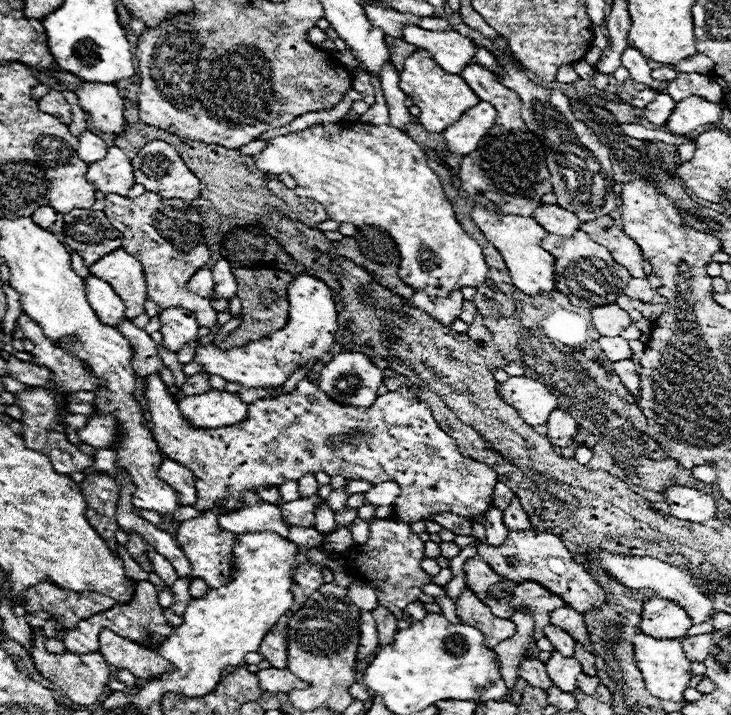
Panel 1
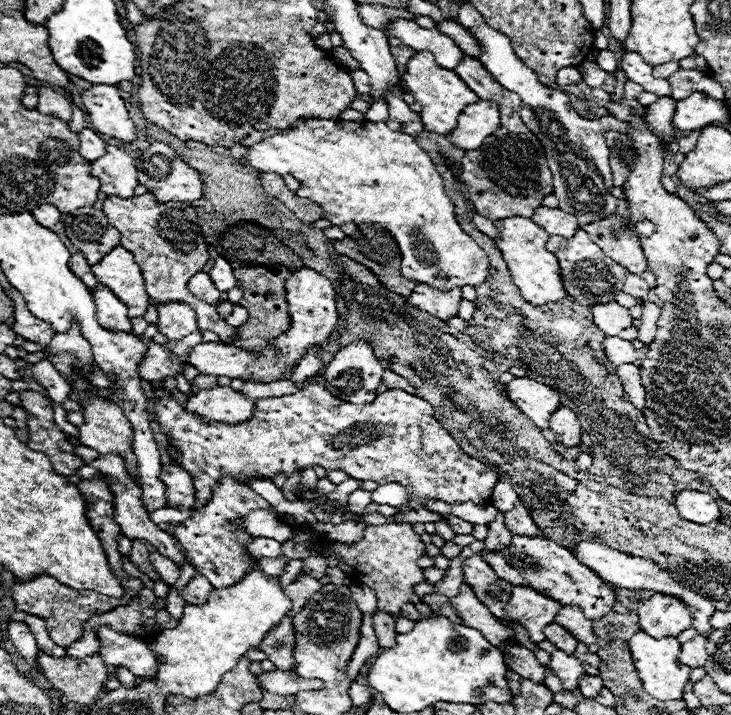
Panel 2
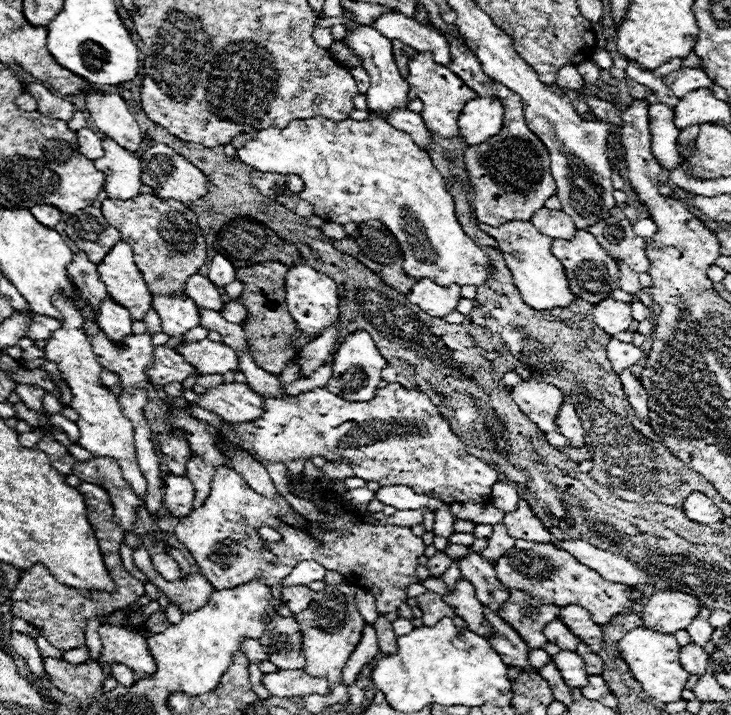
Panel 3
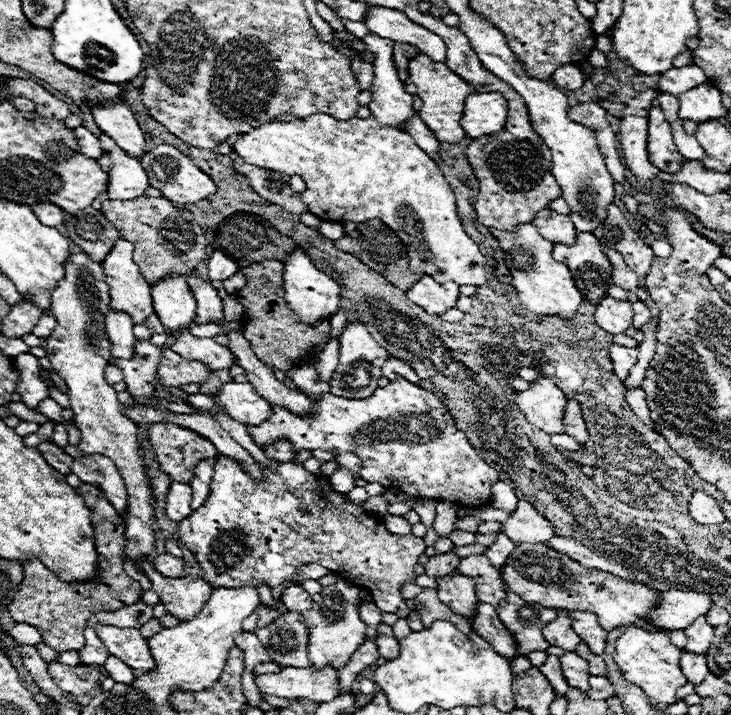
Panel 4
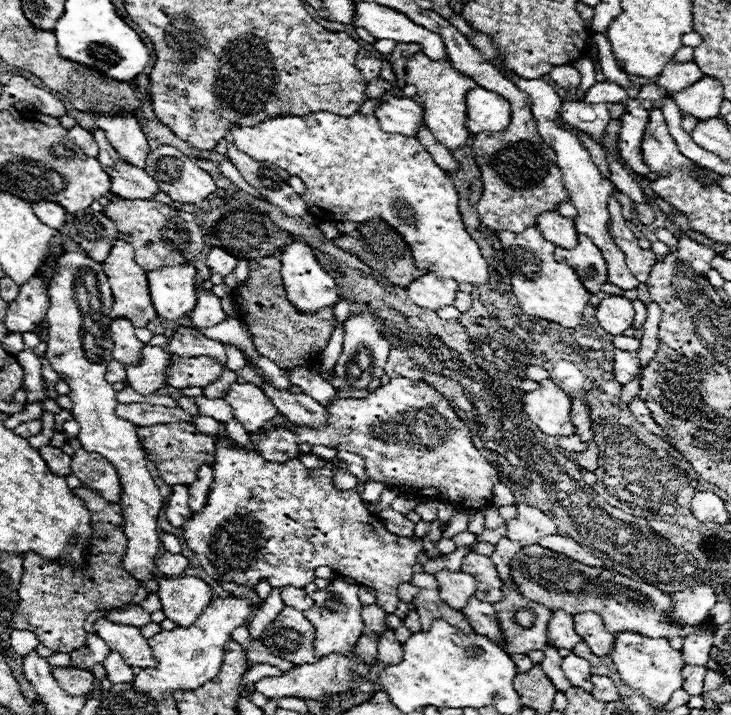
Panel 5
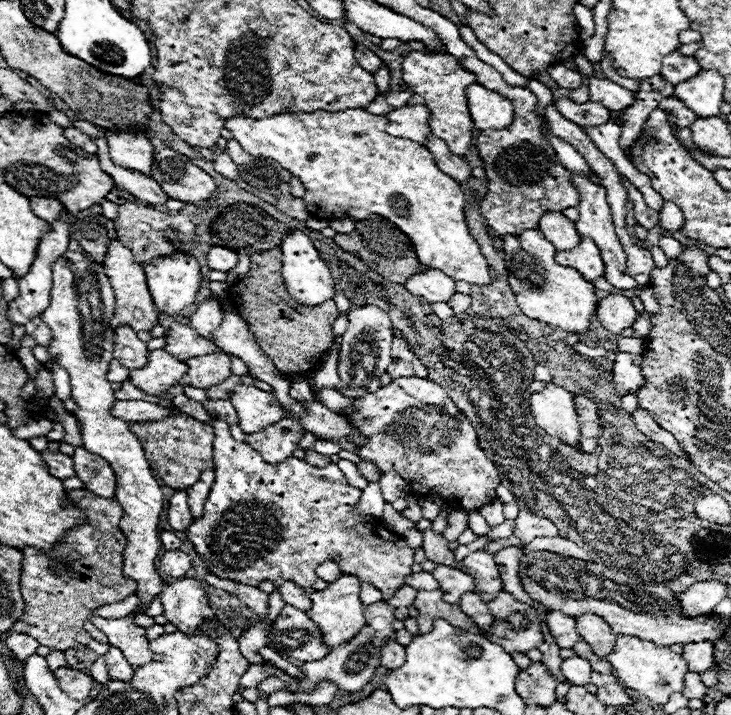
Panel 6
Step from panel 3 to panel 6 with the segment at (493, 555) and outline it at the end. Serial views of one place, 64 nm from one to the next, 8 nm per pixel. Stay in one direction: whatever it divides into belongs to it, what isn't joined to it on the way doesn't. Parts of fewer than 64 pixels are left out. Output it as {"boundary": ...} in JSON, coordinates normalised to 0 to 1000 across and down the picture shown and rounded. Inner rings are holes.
{"boundary":[[[692,764],[687,769],[681,769],[676,775],[676,783],[681,783],[681,794],[687,800],[687,814],[689,814],[689,825],[703,831],[709,839],[722,842],[739,853],[744,853],[741,845],[731,842],[714,822],[711,808],[709,808],[709,786],[711,786],[711,775],[714,775],[714,764]]]}

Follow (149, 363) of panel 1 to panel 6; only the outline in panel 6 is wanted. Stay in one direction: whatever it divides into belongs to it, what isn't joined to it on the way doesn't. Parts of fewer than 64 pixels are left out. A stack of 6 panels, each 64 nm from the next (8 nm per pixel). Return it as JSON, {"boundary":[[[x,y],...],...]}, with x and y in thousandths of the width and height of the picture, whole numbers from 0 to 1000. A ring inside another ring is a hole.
{"boundary":[[[282,495],[271,501],[254,503],[257,520],[244,534],[246,540],[268,540],[268,543],[287,543],[287,537],[301,537],[315,526],[315,501],[312,495]]]}

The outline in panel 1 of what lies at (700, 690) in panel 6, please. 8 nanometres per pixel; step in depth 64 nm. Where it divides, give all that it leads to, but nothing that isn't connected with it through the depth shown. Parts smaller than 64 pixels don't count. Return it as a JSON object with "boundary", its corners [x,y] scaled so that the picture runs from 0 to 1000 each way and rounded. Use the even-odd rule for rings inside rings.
{"boundary":[[[969,884],[969,887],[952,887],[952,890],[944,890],[944,892],[936,892],[936,895],[933,895],[936,915],[938,915],[947,926],[966,923],[969,909],[971,909],[971,903],[974,903],[974,892],[977,892],[974,884]]]}

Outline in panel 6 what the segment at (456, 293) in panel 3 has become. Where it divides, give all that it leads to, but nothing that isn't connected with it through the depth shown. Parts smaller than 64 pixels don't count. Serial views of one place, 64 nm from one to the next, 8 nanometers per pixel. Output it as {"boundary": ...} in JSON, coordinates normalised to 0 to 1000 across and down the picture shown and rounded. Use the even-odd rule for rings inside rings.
{"boundary":[[[583,378],[577,383],[566,383],[555,394],[555,406],[564,414],[572,414],[585,425],[613,422],[624,408],[621,403],[624,403],[624,394],[616,386],[607,386],[607,380],[599,380],[599,378]]]}

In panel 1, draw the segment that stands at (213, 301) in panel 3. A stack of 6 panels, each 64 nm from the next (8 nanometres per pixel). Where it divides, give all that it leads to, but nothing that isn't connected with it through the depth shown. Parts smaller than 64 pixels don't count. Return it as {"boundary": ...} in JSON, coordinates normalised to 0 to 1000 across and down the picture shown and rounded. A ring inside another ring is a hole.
{"boundary":[[[274,375],[260,392],[257,392],[257,406],[276,414],[276,417],[287,417],[290,406],[293,406],[293,392],[290,392],[290,378],[287,375]]]}

